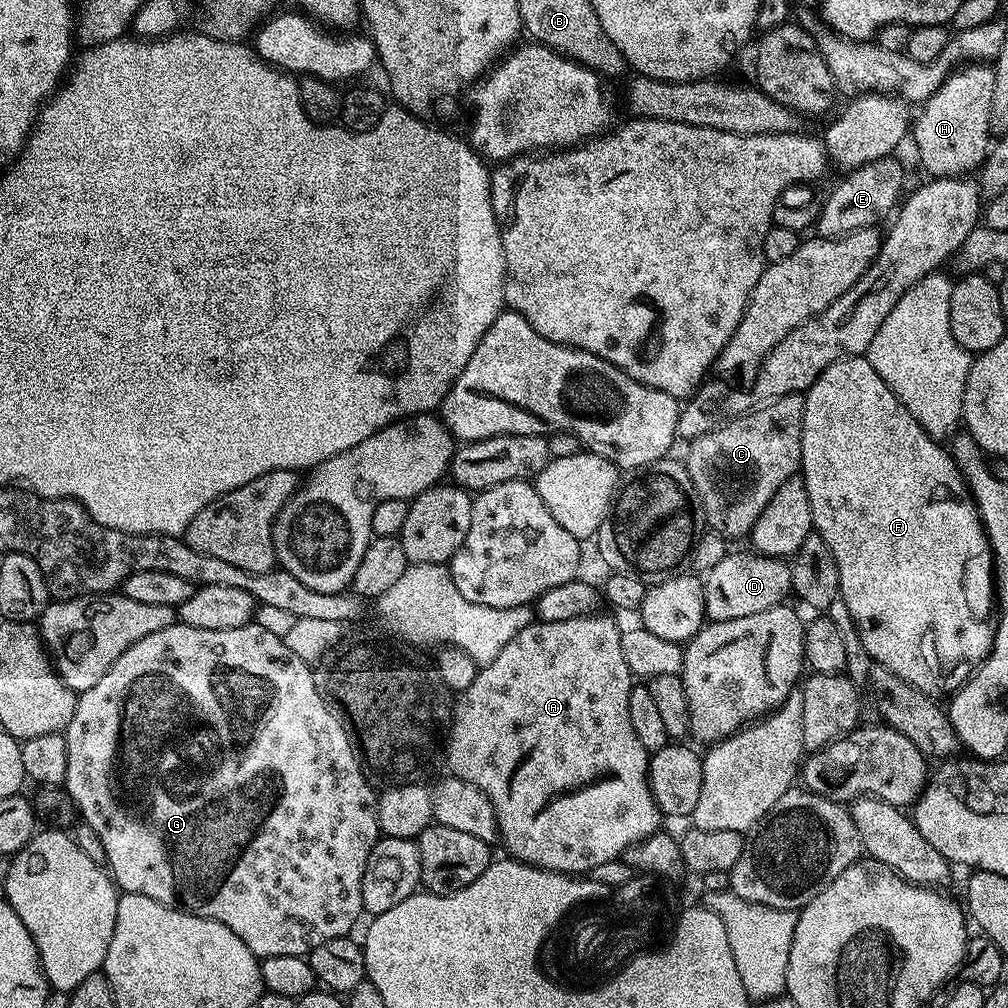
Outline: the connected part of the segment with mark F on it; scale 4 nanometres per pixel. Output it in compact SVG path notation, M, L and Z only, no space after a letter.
M851 356L845 360L834 362L830 366L826 366L826 370L822 370L822 374L808 387L808 391L803 393L804 397L804 417L802 418L802 438L800 439L800 468L804 477L804 485L806 486L806 494L810 494L810 510L812 511L812 526L815 535L820 536L826 542L826 546L830 550L830 554L834 554L834 562L838 562L838 578L840 579L839 599L846 602L846 610L850 610L850 618L856 627L856 633L862 638L862 646L866 646L869 656L877 665L880 664L888 671L889 677L896 677L904 683L908 683L910 687L918 689L933 698L940 698L943 692L947 694L955 693L957 688L963 688L969 677L975 673L976 669L987 660L992 652L992 641L994 639L994 553L992 545L988 543L988 537L984 530L984 522L980 518L980 511L973 497L969 495L969 481L960 473L960 468L956 465L956 460L939 444L936 440L928 437L928 432L923 428L921 421L917 417L910 414L910 410L906 410L906 406L896 397L890 390L890 386L886 386L886 382L882 382L882 378L878 378L878 374L874 370L874 366L870 366L870 362L864 356Z

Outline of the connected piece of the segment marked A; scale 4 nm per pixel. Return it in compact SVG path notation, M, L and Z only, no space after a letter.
M604 614L595 616L575 616L566 622L533 622L530 626L526 626L526 630L522 630L518 634L514 634L514 638L510 638L510 642L506 642L502 654L498 654L498 658L494 658L494 662L483 665L477 671L474 682L470 682L470 686L466 686L463 692L459 693L458 699L455 701L452 710L452 723L448 725L446 733L446 752L448 748L448 769L447 771L464 780L467 784L472 784L485 795L489 803L492 804L492 810L496 815L496 831L498 840L504 843L504 848L509 857L519 860L522 864L529 864L533 868L543 869L545 872L555 872L557 874L586 874L594 866L608 866L613 862L621 859L624 852L637 844L640 840L645 840L648 836L653 836L655 832L661 831L662 813L659 805L656 804L655 797L652 796L652 787L648 784L648 762L650 754L642 746L642 742L638 742L637 735L634 734L634 726L630 726L630 690L634 687L634 677L630 666L626 662L626 658L622 654L622 646L620 645L620 630L617 621L614 619L607 620Z

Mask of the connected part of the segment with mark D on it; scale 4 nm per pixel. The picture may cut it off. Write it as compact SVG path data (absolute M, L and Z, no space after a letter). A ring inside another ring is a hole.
M756 550L748 552L729 551L706 574L704 610L709 621L746 618L750 614L762 614L774 606L785 603L792 592L792 570L781 557L761 554ZM708 580L708 581L707 581Z

